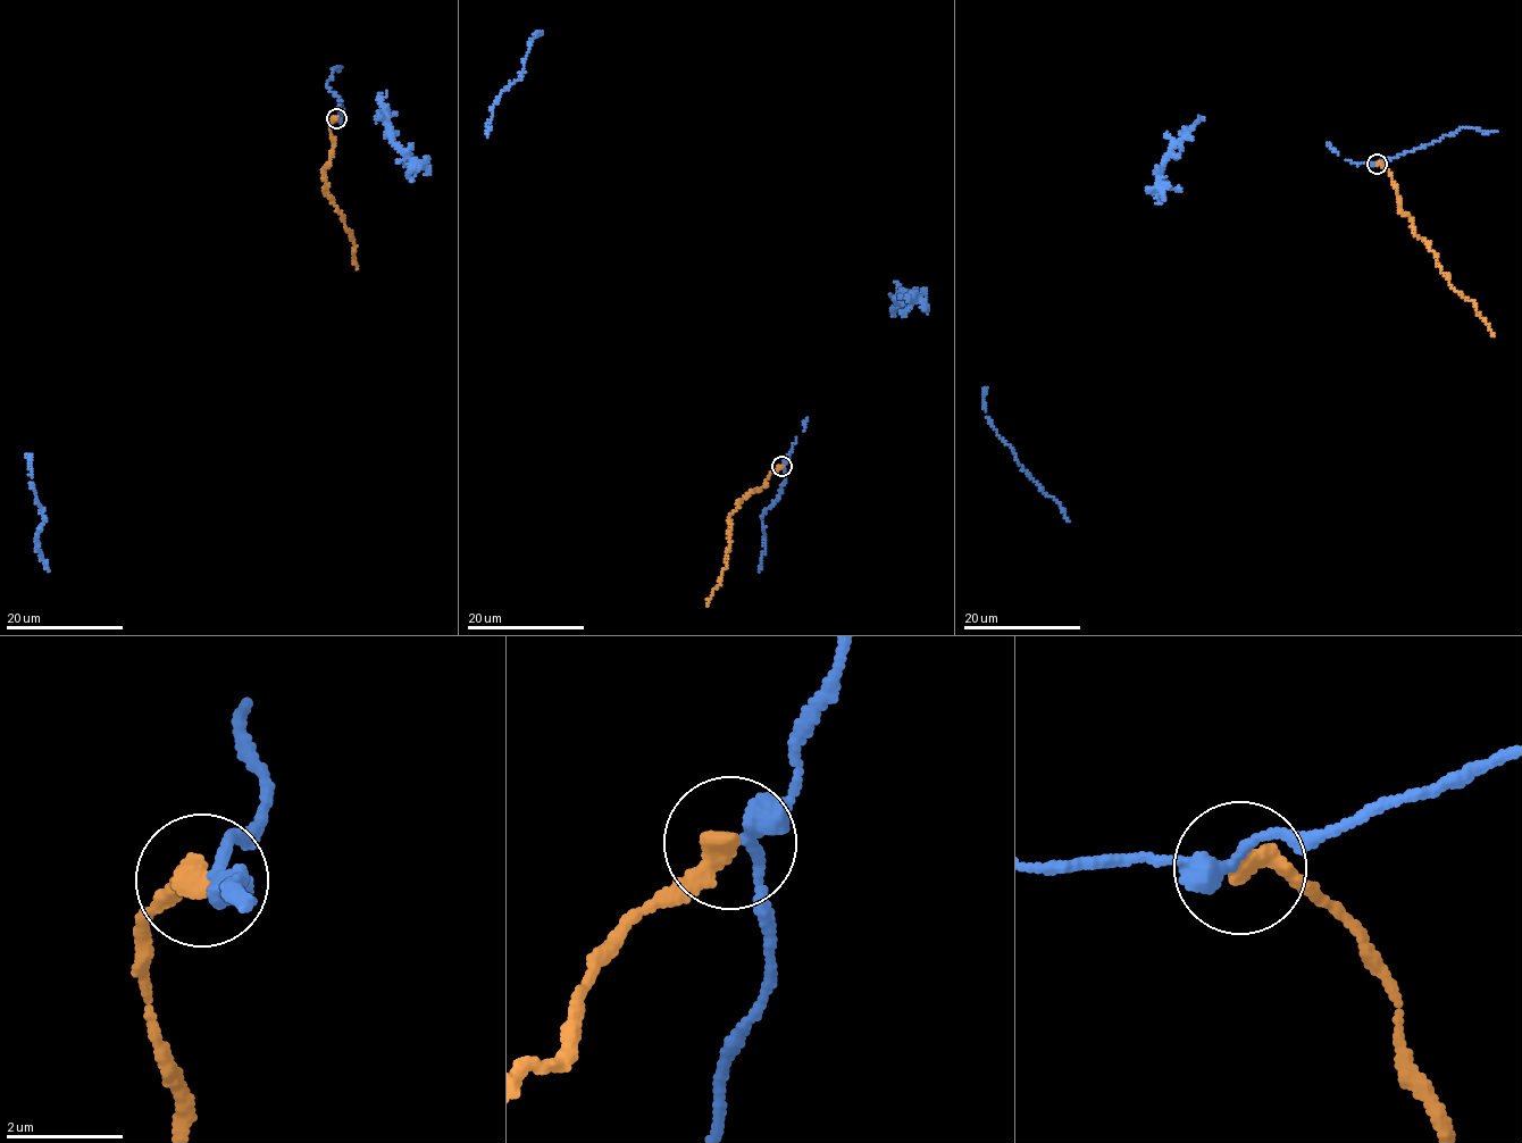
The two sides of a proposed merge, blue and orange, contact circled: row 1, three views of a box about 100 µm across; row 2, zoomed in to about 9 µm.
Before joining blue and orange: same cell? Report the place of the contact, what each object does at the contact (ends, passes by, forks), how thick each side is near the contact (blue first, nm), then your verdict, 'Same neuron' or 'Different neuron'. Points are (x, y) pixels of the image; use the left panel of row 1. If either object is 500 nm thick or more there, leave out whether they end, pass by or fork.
Place: (336, 118). At the ring blue passes by. At the ring orange ends. Thickness 300 nm (blue) against 400 nm. Different neuron

